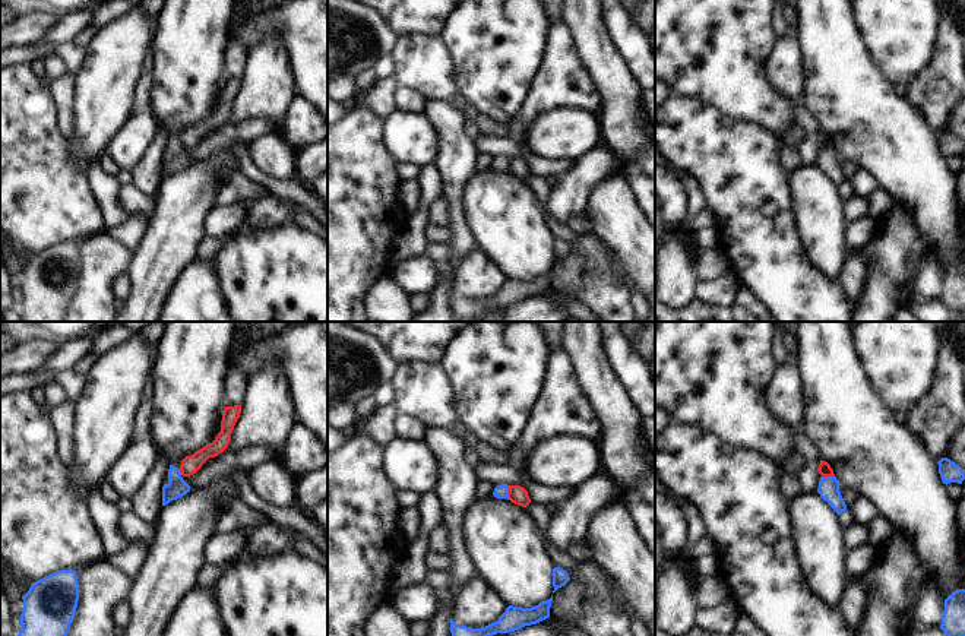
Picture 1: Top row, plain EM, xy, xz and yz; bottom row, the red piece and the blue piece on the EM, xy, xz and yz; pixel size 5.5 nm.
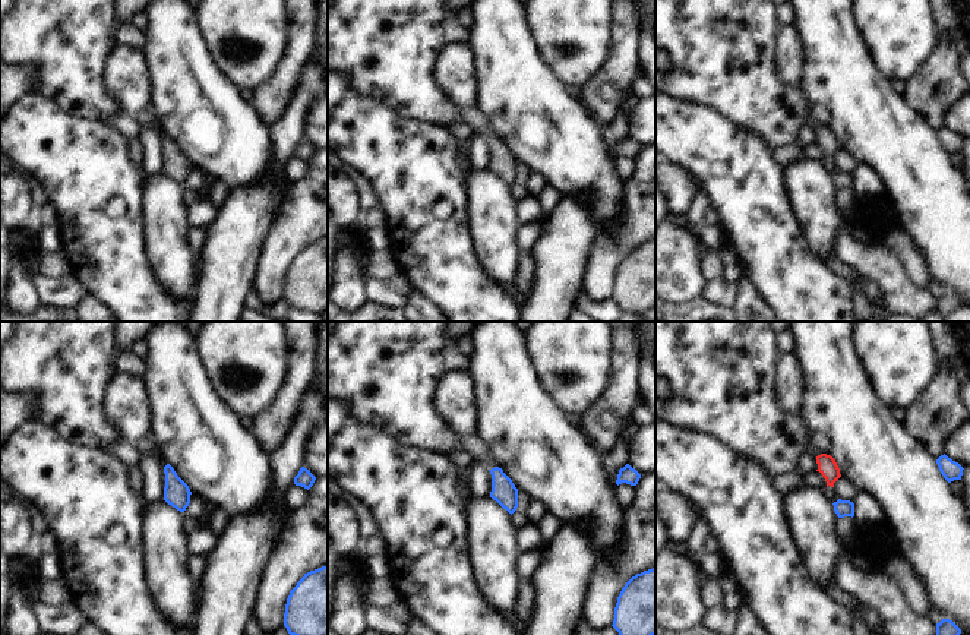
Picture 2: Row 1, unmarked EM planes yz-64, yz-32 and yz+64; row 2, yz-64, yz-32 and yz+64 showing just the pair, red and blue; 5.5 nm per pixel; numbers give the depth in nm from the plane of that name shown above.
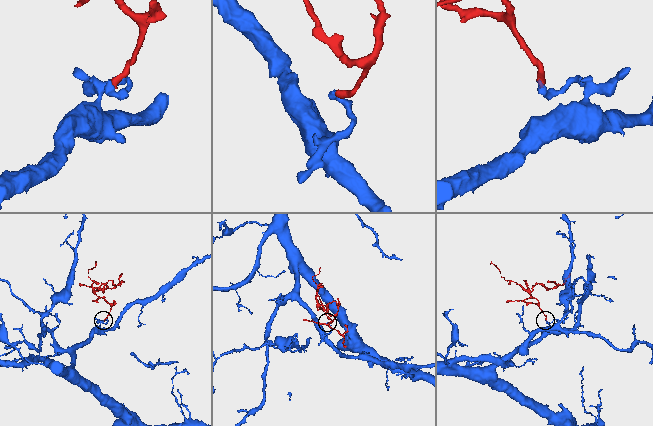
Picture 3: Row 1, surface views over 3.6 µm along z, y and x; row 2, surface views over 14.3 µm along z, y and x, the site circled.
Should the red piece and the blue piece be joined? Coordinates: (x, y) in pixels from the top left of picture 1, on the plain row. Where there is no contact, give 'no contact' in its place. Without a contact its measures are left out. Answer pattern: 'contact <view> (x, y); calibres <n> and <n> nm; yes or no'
contact xz (509, 164); calibres 100 and 70 nm; no

